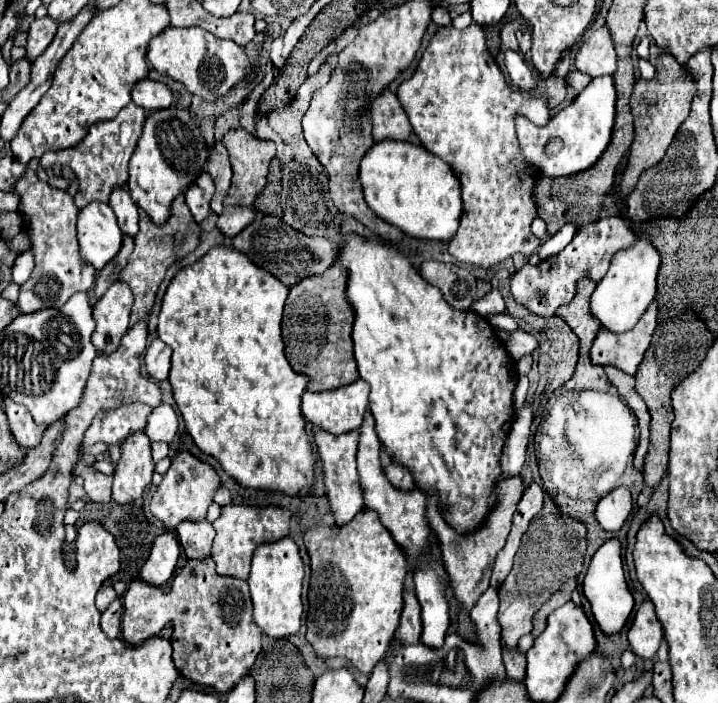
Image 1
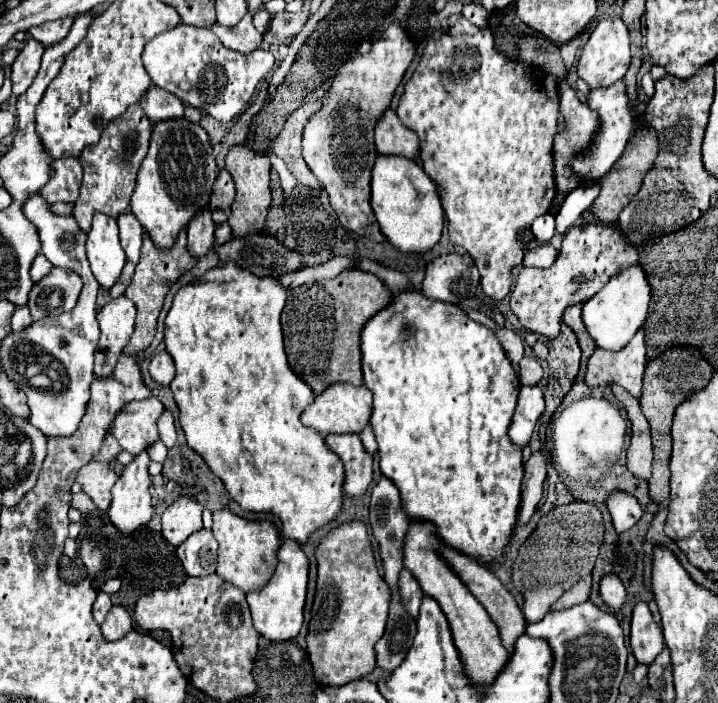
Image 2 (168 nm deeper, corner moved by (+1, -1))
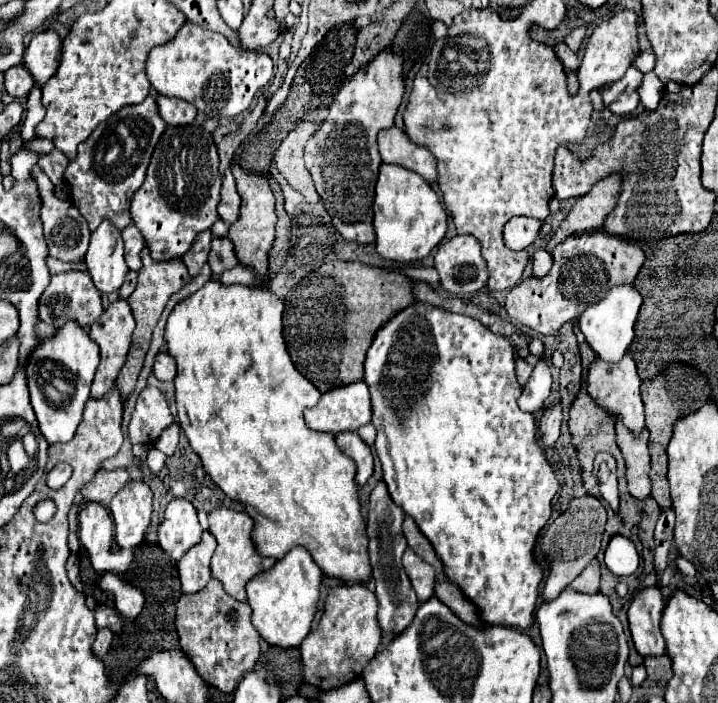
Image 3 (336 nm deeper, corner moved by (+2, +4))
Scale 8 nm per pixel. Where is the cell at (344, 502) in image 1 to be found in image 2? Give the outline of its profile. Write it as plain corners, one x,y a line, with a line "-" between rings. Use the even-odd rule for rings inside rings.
330,434
326,444
338,454
346,468
344,492
350,496
362,496
372,482
372,456
364,450
358,434

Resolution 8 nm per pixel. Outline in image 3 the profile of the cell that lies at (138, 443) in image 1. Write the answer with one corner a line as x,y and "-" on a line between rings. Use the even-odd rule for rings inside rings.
129,481
111,501
109,511
115,519
115,541
123,551
131,551
135,545
139,545
143,541
143,535
149,527
151,521
151,501
153,501
153,493
149,489
149,485
145,481

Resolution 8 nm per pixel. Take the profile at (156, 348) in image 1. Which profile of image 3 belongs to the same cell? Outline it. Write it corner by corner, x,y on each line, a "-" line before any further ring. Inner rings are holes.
159,351
155,357
153,373
159,381
173,381
175,379
175,359
167,351

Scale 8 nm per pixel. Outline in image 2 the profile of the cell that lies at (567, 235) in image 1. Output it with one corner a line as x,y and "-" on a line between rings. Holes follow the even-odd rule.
584,182
574,192
570,192
556,214
556,232
566,234
568,228
572,228
572,224
576,222
576,218
580,218
590,208
596,194
598,194
596,182

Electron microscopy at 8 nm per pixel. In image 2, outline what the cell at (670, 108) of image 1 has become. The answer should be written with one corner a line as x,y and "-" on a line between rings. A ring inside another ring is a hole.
640,120
640,126
632,138
632,142
628,142
624,154
620,160
616,160
616,164
612,166
612,170
608,174
604,174
600,180
598,180
598,186
600,186
600,194
598,198
594,200
590,212
592,216
596,216
600,222
604,224
616,224
616,218
620,214
620,210
634,198
634,194
640,190
640,182
644,180
644,174
648,172
648,166
652,166
654,158
656,158
656,150
658,150
658,142
656,142
656,132
654,130
648,130
642,126
642,120

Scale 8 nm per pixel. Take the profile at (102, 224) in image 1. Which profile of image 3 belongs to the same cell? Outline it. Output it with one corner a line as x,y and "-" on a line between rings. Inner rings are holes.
101,221
101,225
91,233
85,263
95,287
101,293
117,291
123,285
129,267
123,259
121,231
115,229
111,221

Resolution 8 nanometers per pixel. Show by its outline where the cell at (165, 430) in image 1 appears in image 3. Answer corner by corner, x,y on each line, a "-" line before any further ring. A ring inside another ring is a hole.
173,423
173,425
169,425
167,429
163,429
163,433
161,433
161,437
157,439
155,447
157,447
159,451
163,451
167,457
171,457
171,455
175,453
177,441
179,441
179,429
177,429
177,425

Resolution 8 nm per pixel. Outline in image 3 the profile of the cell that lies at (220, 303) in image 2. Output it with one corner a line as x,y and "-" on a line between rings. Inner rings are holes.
209,279
197,293
191,297
183,299
181,303
175,305
167,319
165,327
165,341
169,347
169,355
177,361
177,377
175,377
175,401
177,401
177,417
181,423
183,433
187,435
191,449
201,457
203,469
211,475
211,479
223,489
223,493
241,505
245,505
245,511
255,519
255,547
259,555
263,557
273,557
281,559
291,547
301,545
305,547
313,561
321,567
323,573
341,577
345,583
361,583
367,581
371,575
371,565
369,565
369,551
367,551
367,535
365,535
365,523
361,517
361,507
359,507
359,495
357,495
357,485
355,485
355,463
349,457
343,457
343,453
337,449
333,435
313,431
305,425
303,421
303,411
307,407
317,405
321,393
317,387
307,381
293,365
285,339
283,339
283,301
275,297
267,287
245,287
245,285
225,285
219,279

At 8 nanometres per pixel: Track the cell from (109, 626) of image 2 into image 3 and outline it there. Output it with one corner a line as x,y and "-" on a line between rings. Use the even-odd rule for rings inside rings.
99,629
97,639
95,639
95,643
93,643
93,651
95,651
99,657
105,657
105,653
109,651
113,639
115,639
115,633
113,633
111,629

